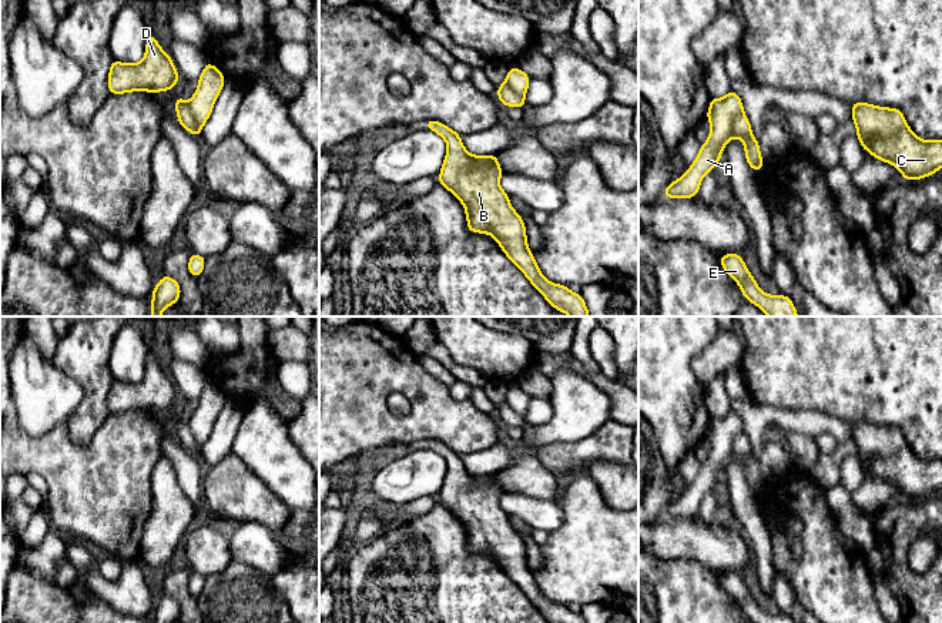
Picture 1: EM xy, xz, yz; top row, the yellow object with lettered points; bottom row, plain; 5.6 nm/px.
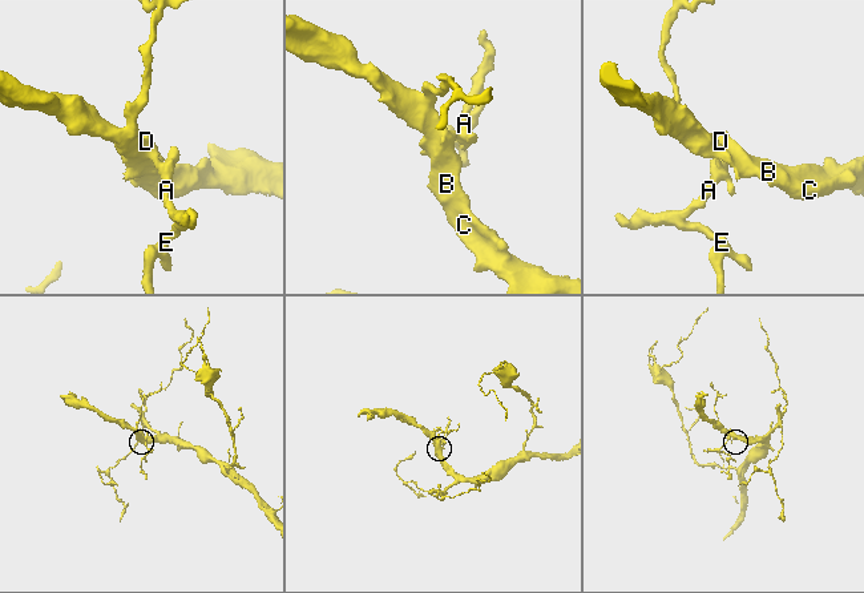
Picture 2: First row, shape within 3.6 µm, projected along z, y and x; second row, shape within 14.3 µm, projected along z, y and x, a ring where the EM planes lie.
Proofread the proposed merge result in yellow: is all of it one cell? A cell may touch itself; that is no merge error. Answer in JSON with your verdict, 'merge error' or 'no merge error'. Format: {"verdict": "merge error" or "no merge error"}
{"verdict": "merge error"}

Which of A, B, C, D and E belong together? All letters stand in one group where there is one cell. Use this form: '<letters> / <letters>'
A E / B C D

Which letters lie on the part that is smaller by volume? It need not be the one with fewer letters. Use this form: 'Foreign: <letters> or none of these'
Foreign: A, E

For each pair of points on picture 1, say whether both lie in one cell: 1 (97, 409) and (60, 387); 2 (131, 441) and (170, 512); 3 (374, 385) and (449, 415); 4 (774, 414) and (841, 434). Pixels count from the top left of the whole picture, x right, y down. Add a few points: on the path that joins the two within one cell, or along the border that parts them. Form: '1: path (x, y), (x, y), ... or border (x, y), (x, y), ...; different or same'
1: border (61, 371), (83, 394), (66, 424); different
2: border (163, 455), (151, 472), (151, 511); different
3: path (392, 384), (415, 384), (431, 399); same
4: path (791, 419), (824, 424); same

